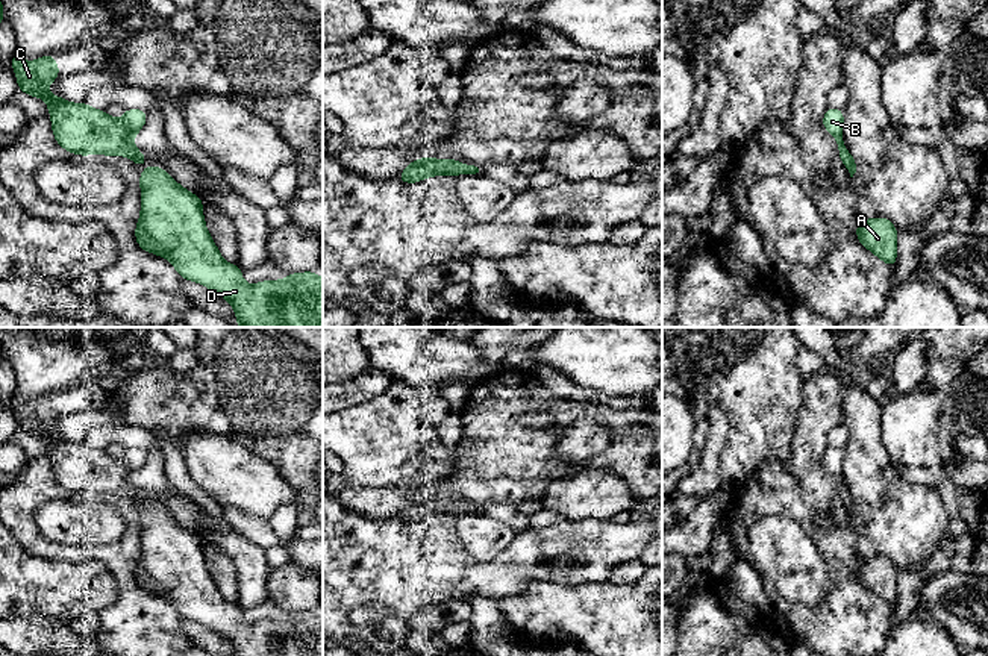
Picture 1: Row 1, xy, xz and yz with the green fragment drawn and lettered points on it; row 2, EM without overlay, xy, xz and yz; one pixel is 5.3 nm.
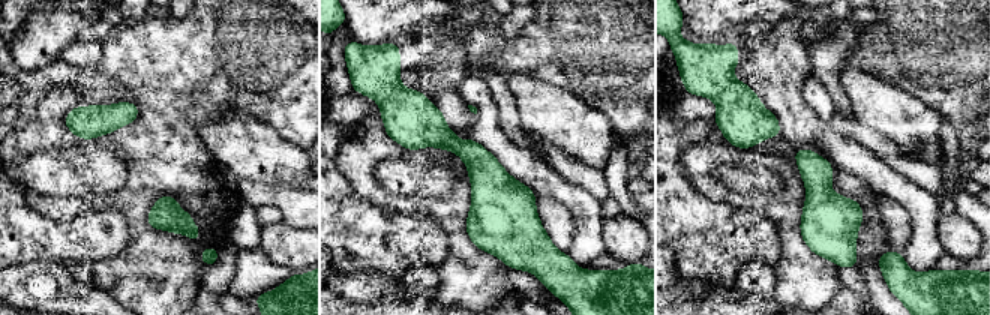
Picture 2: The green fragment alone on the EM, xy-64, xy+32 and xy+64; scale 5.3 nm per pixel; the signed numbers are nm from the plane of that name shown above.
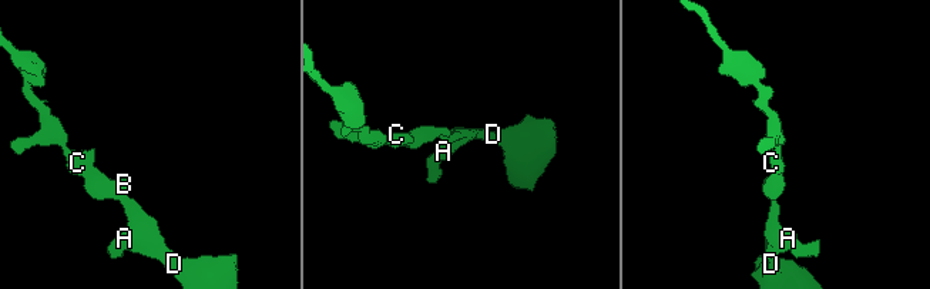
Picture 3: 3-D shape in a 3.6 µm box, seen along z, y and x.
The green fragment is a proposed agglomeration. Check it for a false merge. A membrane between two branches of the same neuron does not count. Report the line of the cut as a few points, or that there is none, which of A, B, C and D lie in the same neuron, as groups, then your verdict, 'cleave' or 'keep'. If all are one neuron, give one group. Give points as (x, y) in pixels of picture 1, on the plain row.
cut none; groups A B C D; keep

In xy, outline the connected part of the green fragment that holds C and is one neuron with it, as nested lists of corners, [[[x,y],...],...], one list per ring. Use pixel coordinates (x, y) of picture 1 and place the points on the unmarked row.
[[[14,394],[11,398],[18,429],[47,441],[55,479],[68,492],[126,495],[136,504],[147,501],[133,477],[147,461],[141,448],[127,448],[120,459],[86,442],[71,442],[45,430],[59,415],[53,394],[33,401]]]

